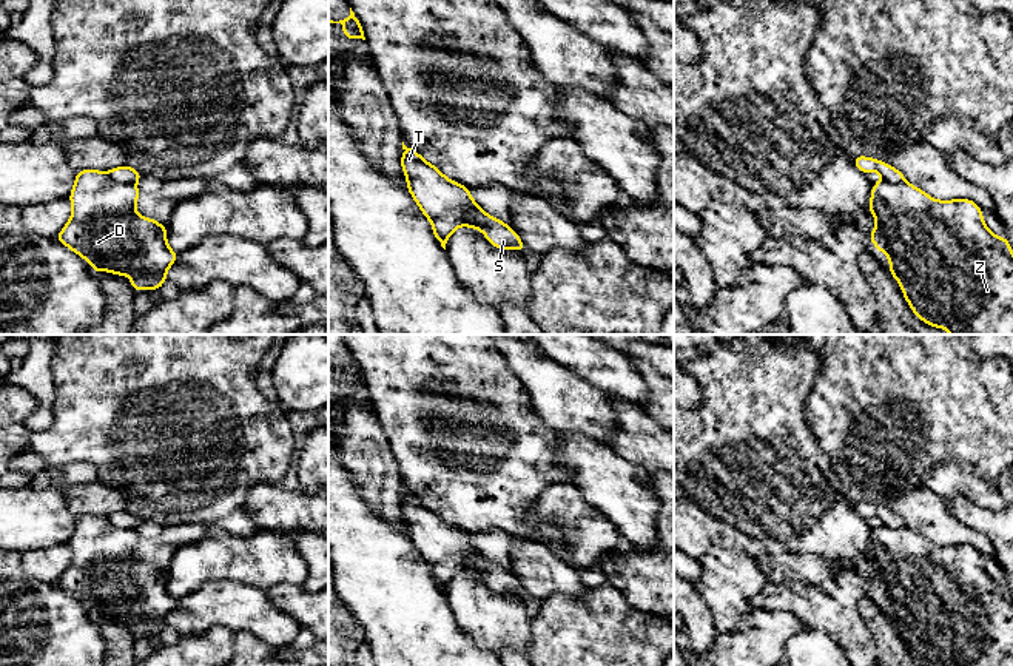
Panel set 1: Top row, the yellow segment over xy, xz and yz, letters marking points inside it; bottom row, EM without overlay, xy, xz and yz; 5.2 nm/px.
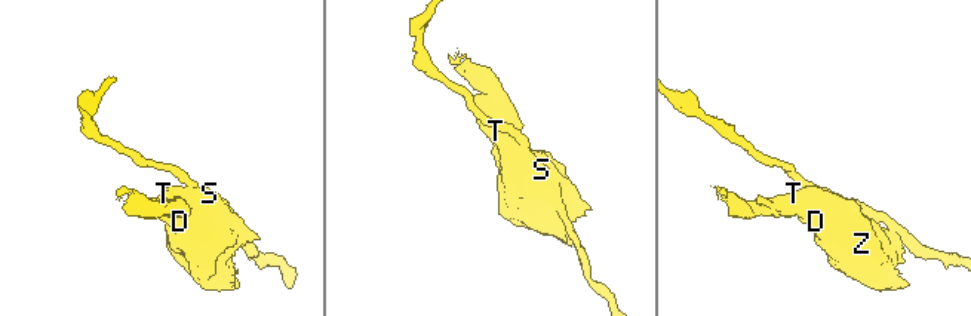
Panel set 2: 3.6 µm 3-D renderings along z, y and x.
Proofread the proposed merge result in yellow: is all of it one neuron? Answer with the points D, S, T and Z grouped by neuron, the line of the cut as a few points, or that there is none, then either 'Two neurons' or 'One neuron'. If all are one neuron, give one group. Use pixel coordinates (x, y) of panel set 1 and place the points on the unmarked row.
Groups: D T Z / S. Split along xz (472, 552), (471, 560), (480, 569), (480, 574). Two neurons

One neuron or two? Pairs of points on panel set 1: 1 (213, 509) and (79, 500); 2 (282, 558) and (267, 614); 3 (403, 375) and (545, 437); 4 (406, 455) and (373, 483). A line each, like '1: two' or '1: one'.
1: two
2: two
3: one
4: two

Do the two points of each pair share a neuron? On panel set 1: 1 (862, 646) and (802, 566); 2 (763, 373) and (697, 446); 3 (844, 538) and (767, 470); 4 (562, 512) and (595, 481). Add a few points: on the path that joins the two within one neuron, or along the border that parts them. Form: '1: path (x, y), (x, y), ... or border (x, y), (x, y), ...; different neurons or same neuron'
1: border (785, 581), (817, 588); different neurons
2: path (750, 393), (745, 406), (717, 433); same neuron
3: path (824, 523), (816, 521), (785, 491); same neuron
4: border (569, 483), (608, 518); different neurons

